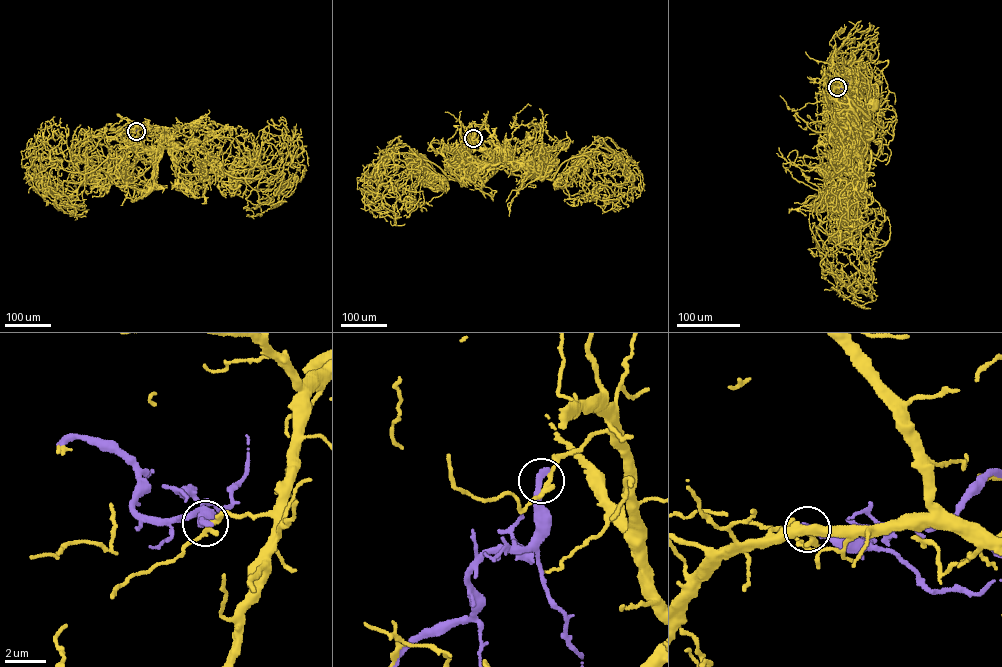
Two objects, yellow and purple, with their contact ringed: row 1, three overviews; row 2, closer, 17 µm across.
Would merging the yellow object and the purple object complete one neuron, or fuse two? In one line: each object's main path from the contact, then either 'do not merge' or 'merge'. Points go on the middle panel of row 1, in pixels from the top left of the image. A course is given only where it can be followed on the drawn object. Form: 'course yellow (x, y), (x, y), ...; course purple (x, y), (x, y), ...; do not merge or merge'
course yellow (473, 138), (492, 145), (488, 163), (483, 168), (482, 165); course purple (473, 138), (461, 147); do not merge

